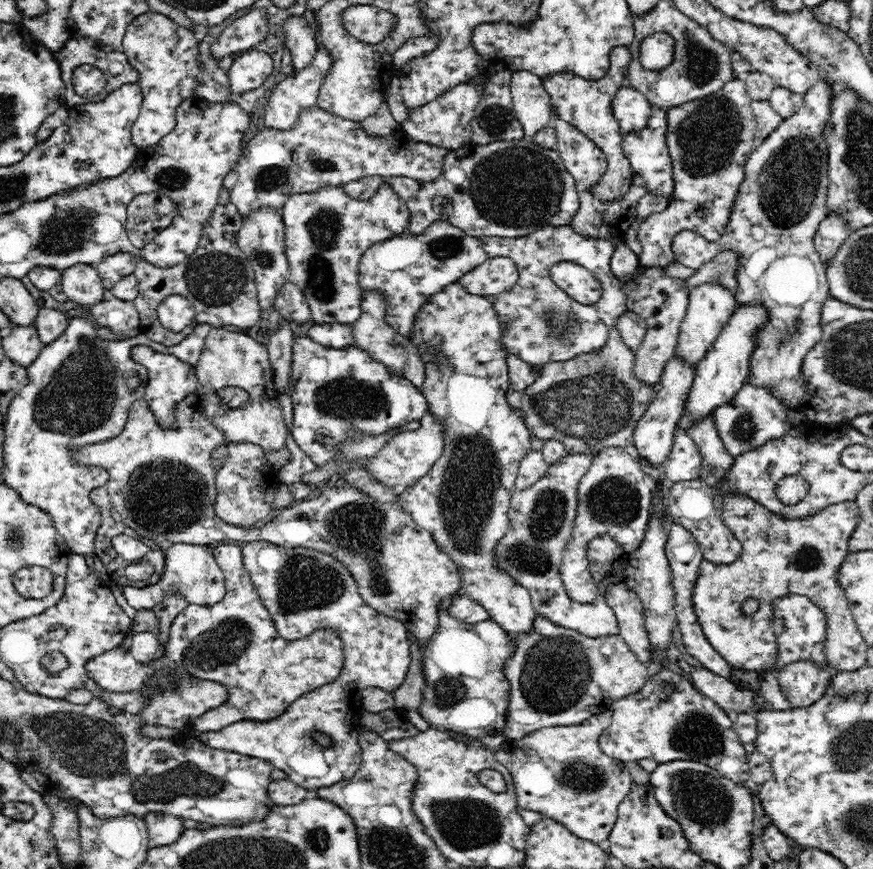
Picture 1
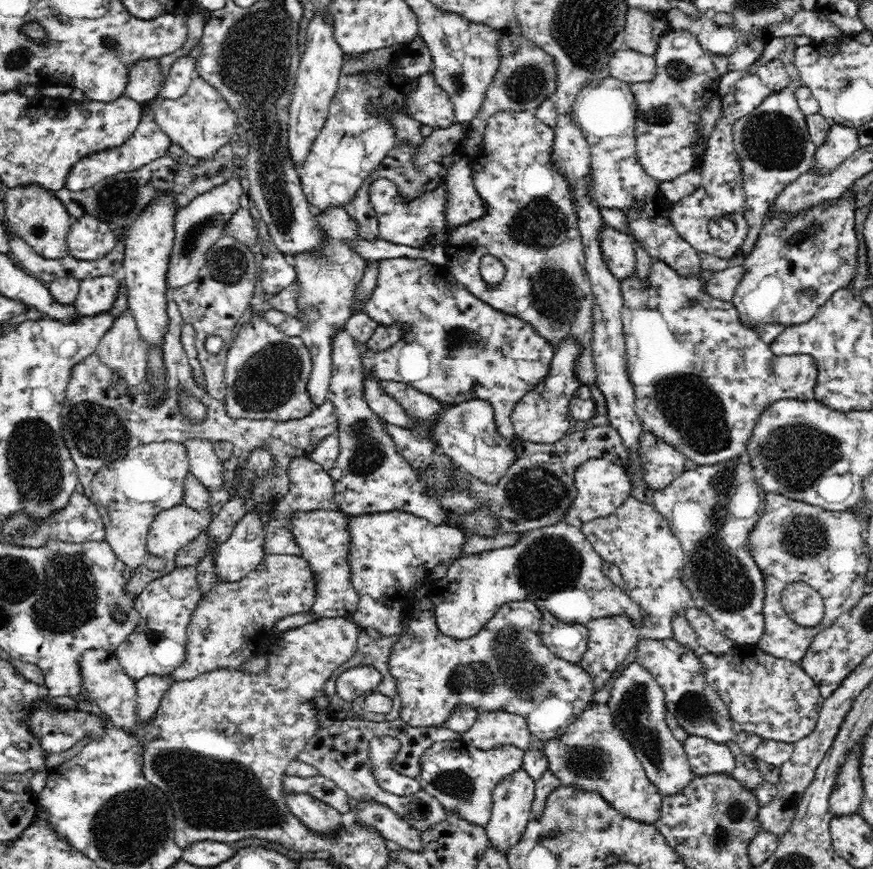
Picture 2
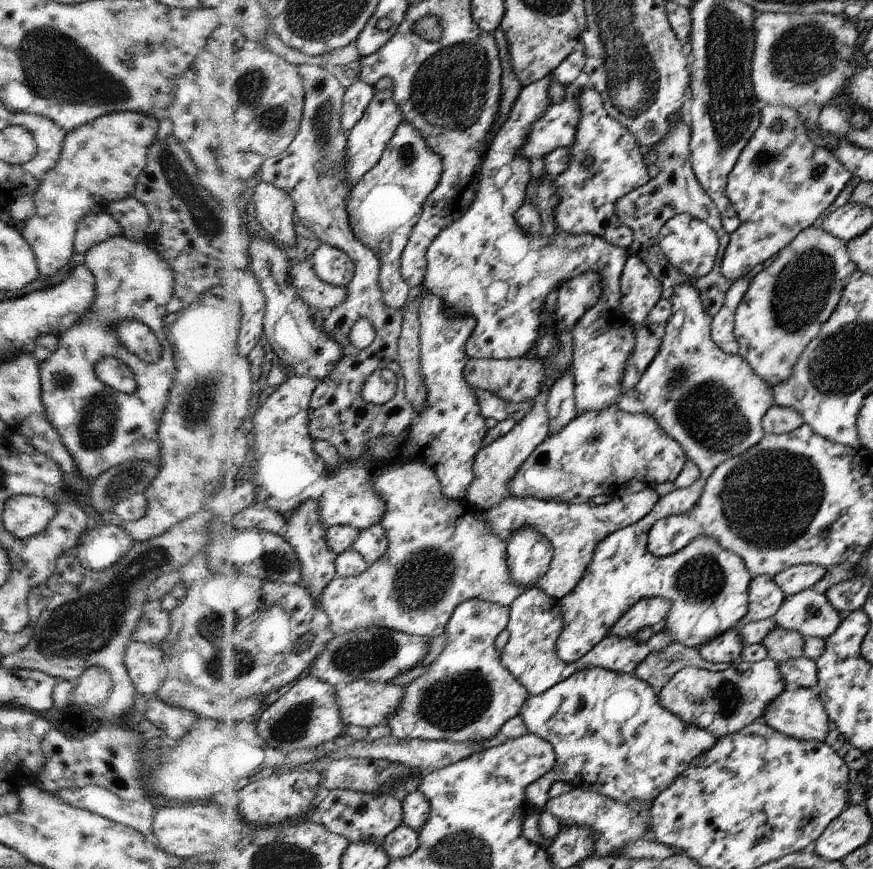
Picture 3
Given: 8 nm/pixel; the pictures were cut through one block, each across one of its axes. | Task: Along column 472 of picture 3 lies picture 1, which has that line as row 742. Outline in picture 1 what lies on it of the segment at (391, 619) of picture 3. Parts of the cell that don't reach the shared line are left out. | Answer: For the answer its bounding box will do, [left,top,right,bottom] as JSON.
[495,710,632,845]

